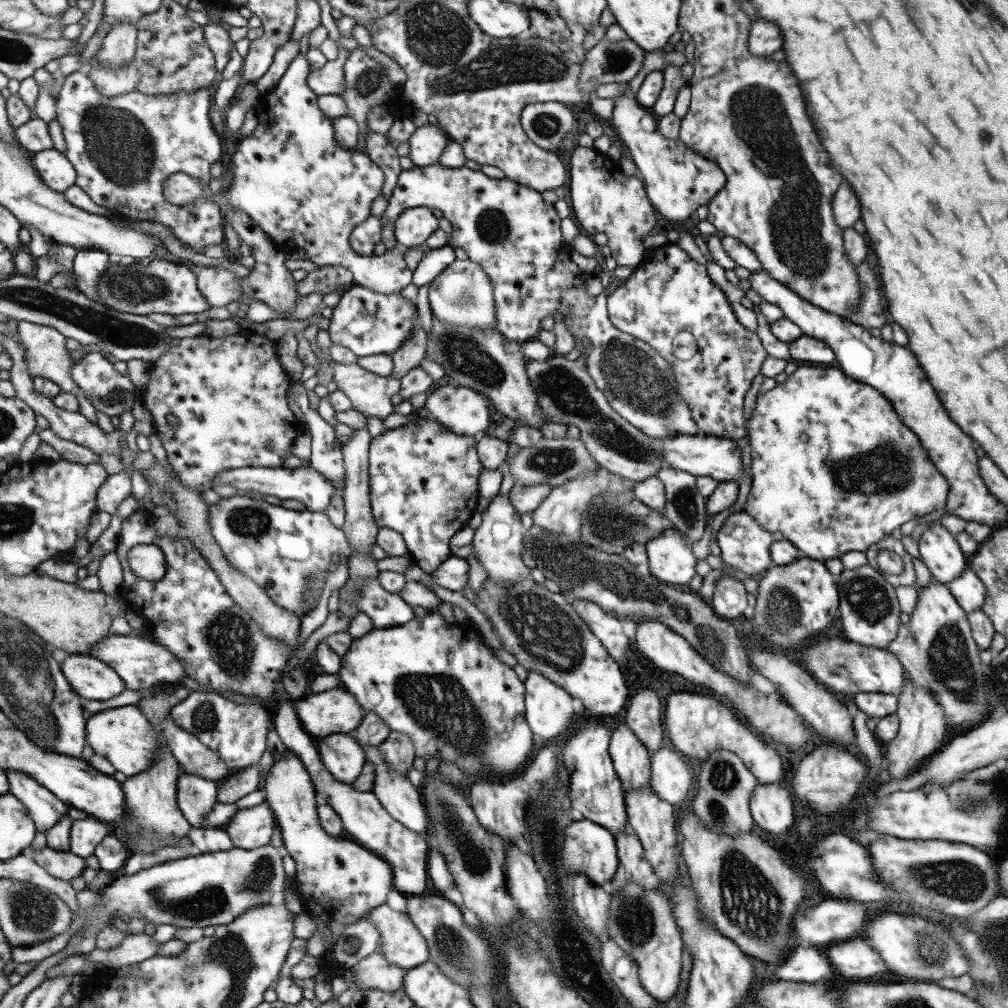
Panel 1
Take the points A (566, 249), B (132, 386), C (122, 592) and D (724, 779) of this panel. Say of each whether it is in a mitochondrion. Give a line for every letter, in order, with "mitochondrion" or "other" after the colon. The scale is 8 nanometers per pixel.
A: other
B: other
C: other
D: mitochondrion

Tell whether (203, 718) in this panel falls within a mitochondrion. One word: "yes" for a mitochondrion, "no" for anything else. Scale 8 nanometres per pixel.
yes

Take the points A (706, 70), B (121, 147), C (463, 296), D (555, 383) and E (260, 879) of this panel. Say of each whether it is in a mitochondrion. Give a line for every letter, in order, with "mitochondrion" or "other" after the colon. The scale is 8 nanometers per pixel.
A: other
B: mitochondrion
C: mitochondrion
D: mitochondrion
E: mitochondrion

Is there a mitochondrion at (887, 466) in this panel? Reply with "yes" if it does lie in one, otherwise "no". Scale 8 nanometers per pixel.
yes

